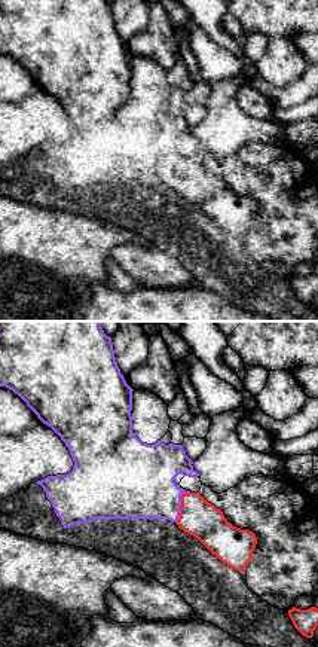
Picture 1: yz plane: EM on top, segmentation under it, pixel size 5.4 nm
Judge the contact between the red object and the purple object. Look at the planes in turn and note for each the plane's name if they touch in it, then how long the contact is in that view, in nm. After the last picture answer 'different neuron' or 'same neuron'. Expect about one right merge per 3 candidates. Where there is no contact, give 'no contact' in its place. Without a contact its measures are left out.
meets red in yz; contact 190 nm long

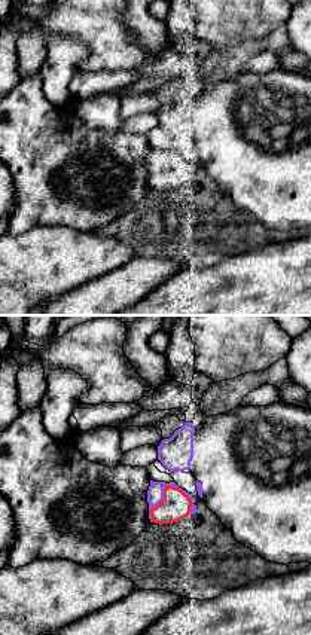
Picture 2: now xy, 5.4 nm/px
meets red in xy; contact 260 nm long

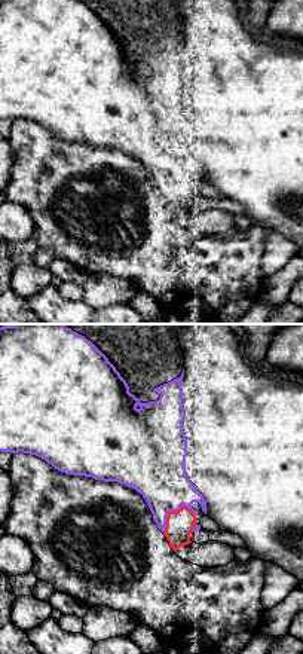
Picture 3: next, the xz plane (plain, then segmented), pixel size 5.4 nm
meets red in xz; contact 200 nm long

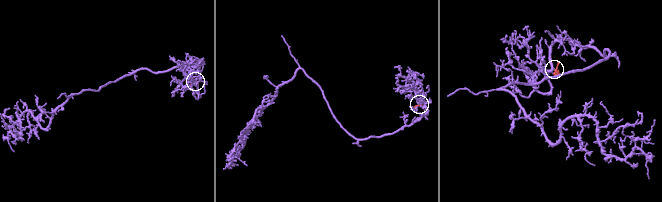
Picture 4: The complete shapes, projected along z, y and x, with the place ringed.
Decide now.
same neuron

